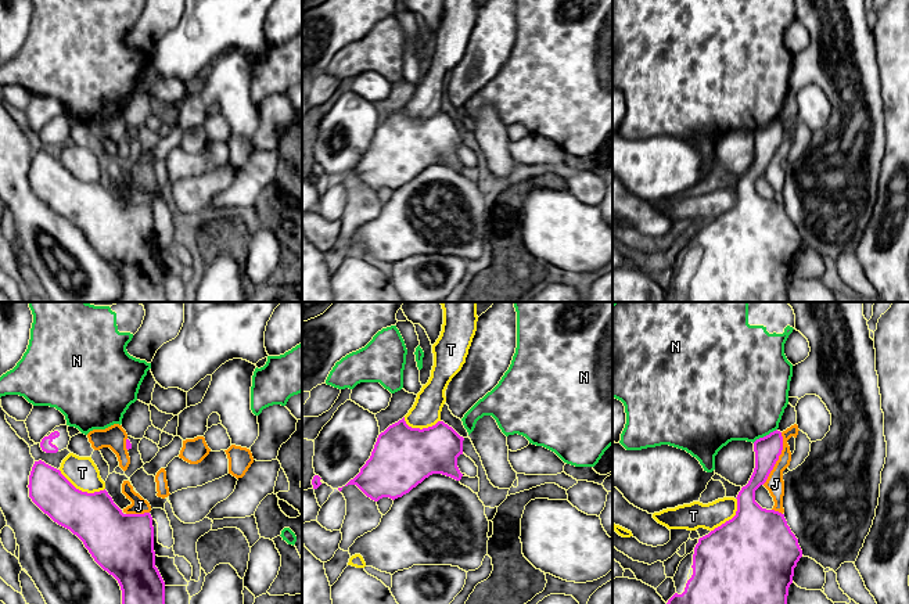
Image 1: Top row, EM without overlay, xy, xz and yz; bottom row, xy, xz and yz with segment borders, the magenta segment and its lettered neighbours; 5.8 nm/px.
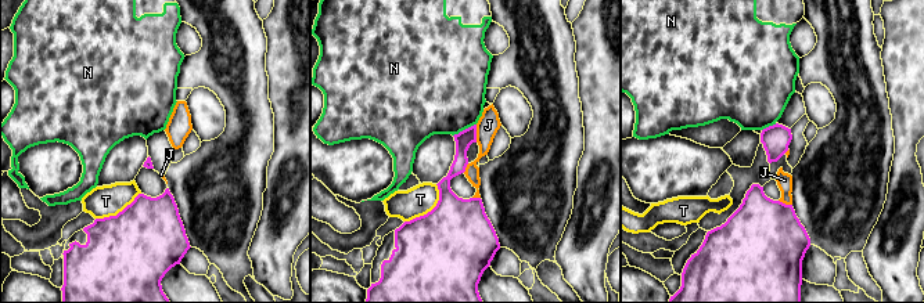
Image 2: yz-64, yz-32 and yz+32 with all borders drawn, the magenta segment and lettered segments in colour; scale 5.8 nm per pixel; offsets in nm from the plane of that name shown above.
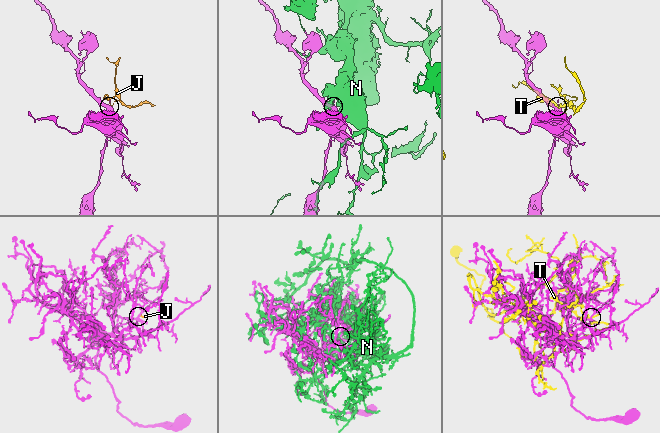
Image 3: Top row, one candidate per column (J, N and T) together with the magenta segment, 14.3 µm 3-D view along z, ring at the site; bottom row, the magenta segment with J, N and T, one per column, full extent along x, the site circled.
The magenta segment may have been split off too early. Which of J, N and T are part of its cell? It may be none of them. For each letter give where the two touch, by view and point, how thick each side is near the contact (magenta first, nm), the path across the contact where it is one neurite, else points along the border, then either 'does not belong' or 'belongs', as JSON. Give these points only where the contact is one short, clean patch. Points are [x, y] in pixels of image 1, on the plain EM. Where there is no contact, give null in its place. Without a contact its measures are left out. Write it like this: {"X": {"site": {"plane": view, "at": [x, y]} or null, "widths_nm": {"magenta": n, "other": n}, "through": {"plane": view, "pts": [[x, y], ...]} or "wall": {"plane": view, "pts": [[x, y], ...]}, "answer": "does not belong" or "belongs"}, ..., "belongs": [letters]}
{"J": {"site": {"plane": "yz", "at": [778, 148]}, "widths_nm": {"magenta": 150, "other": 110}, "answer": "does not belong"}, "N": {"site": {"plane": "yz", "at": [764, 126]}, "widths_nm": {"magenta": 150, "other": 480}, "answer": "does not belong"}, "T": {"site": {"plane": "xy", "at": [81, 180]}, "widths_nm": {"magenta": 300, "other": 180}, "answer": "does not belong"}, "belongs": []}

